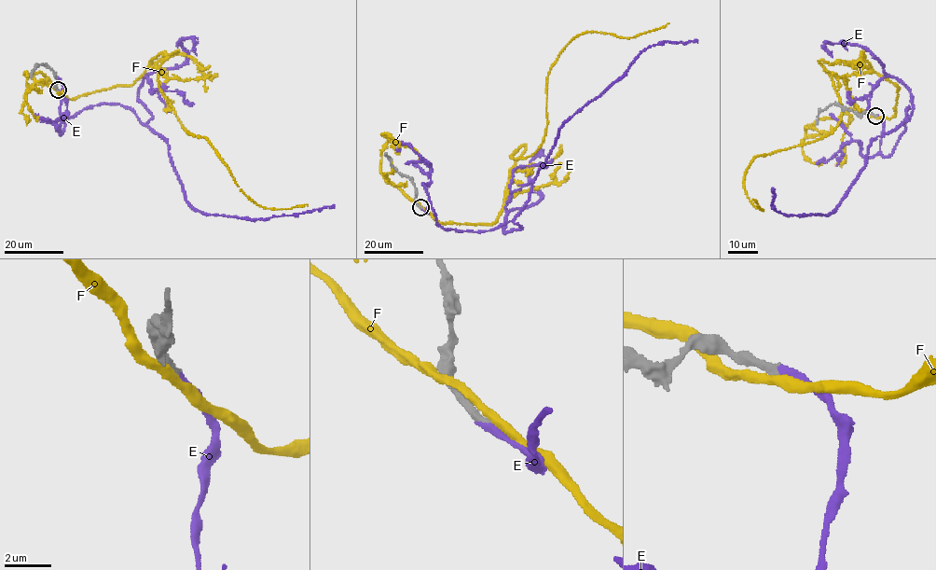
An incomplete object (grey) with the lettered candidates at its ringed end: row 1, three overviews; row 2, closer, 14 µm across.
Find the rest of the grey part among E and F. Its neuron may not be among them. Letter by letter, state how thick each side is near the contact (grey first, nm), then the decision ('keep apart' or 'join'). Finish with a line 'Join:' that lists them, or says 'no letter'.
E: 400 nm thick on the grey side, 400 nm on the other; join
F: 380 nm thick on the grey side, 360 nm on the other; keep apart
Join: E

